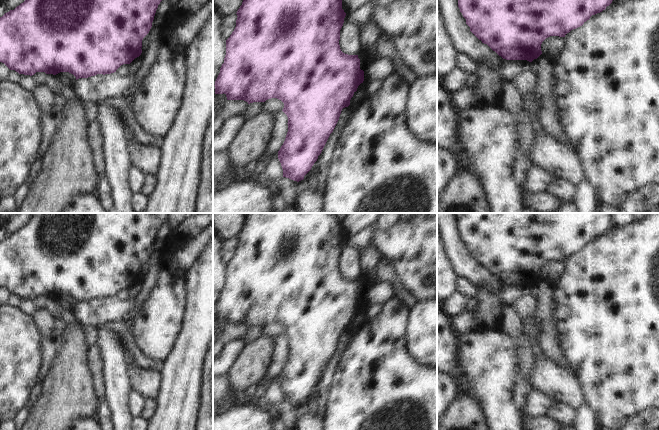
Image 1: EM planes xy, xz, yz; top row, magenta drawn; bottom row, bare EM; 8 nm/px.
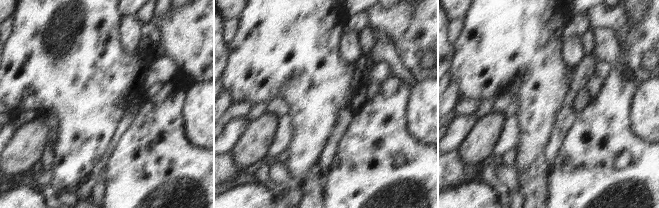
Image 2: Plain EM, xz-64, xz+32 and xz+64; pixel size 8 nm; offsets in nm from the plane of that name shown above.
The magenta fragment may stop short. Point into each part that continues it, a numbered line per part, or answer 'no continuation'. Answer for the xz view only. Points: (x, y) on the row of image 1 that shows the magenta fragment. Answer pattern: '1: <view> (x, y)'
no continuation

